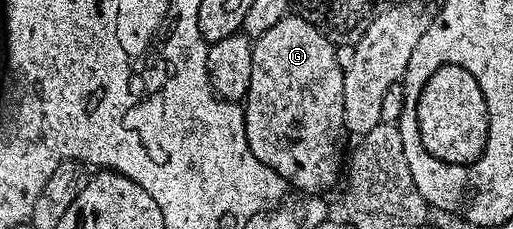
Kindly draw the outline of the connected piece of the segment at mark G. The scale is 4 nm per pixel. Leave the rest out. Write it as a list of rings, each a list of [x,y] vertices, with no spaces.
[[[287,16],[283,20],[279,20],[279,24],[275,24],[275,28],[267,28],[267,32],[263,32],[263,36],[259,36],[253,42],[253,59],[251,60],[251,84],[249,90],[245,93],[243,99],[243,109],[245,111],[245,131],[247,132],[247,144],[251,148],[251,152],[255,156],[255,160],[259,160],[263,164],[267,164],[267,168],[271,168],[275,172],[279,172],[279,176],[290,187],[293,186],[297,190],[302,190],[305,194],[321,194],[324,190],[329,190],[337,182],[337,177],[343,174],[343,154],[341,158],[341,137],[346,137],[347,131],[345,121],[343,120],[343,80],[345,79],[345,71],[343,62],[337,59],[338,51],[332,42],[323,36],[323,32],[319,32],[319,28],[315,28],[307,19],[300,16]]]

